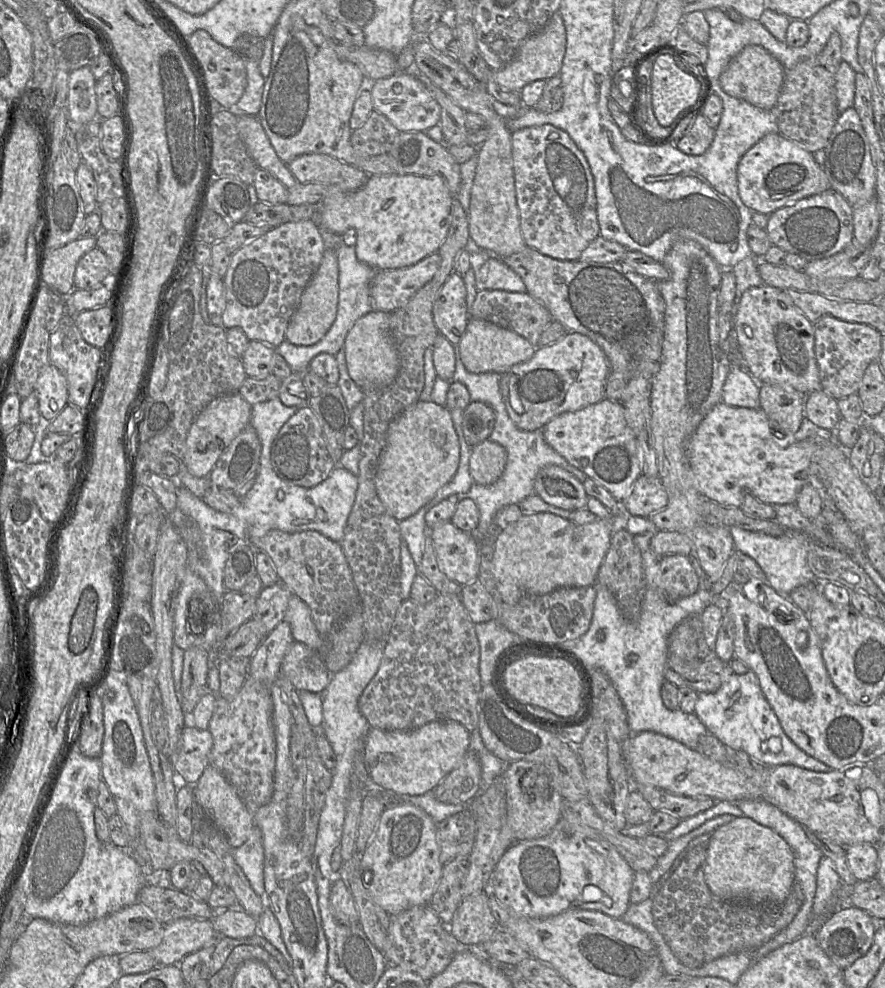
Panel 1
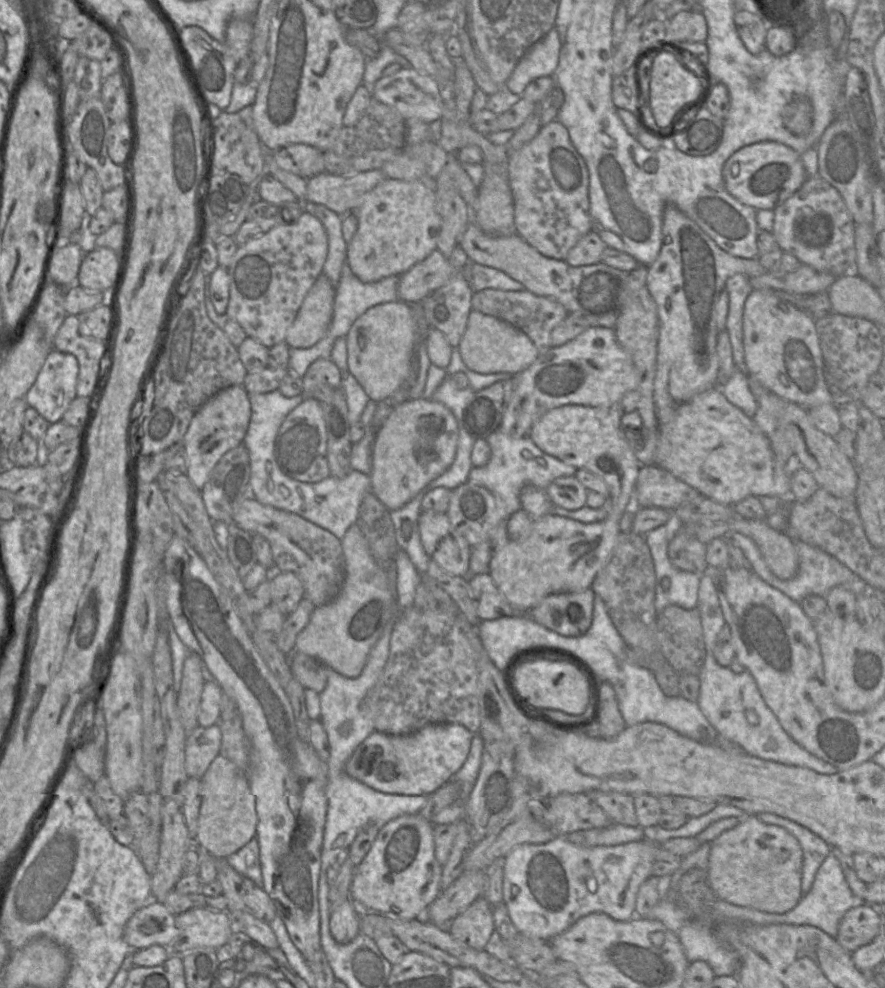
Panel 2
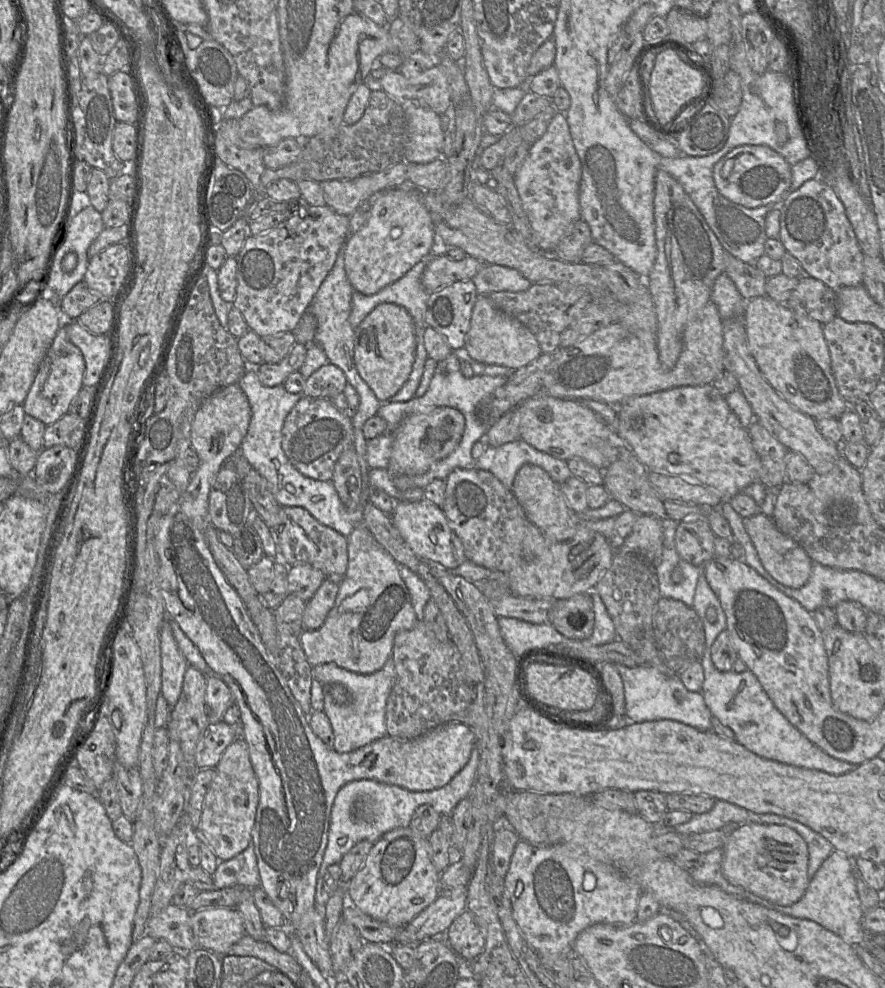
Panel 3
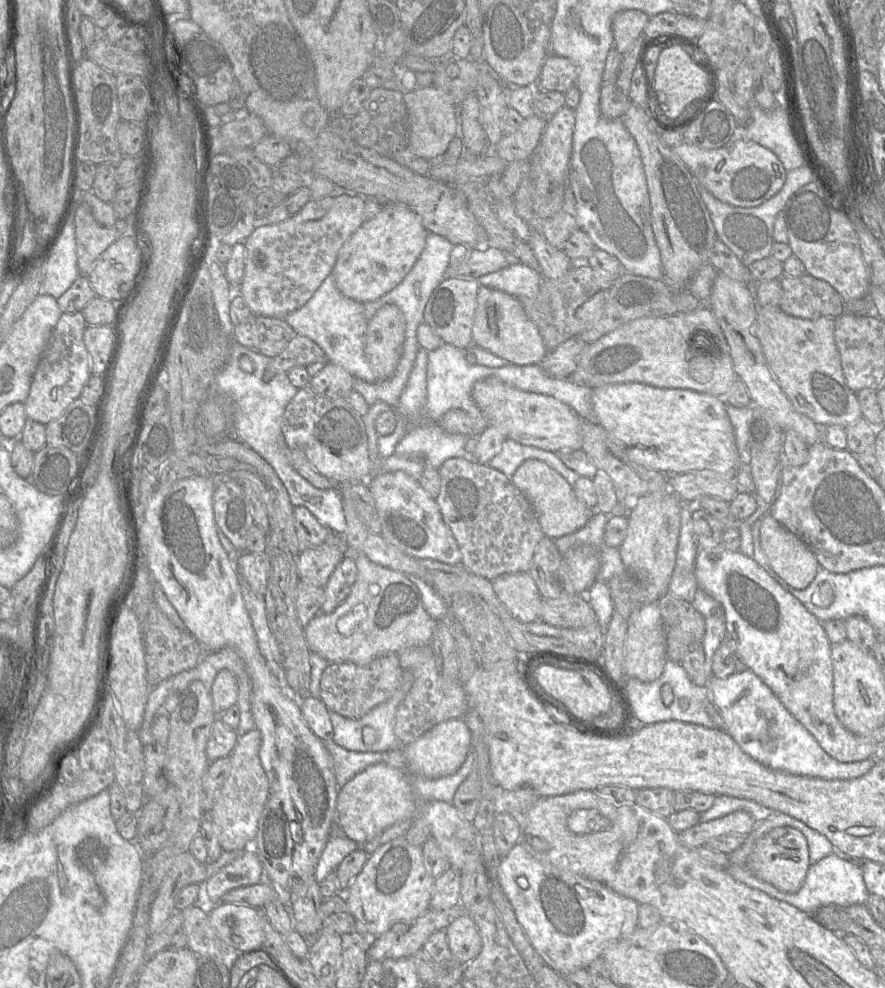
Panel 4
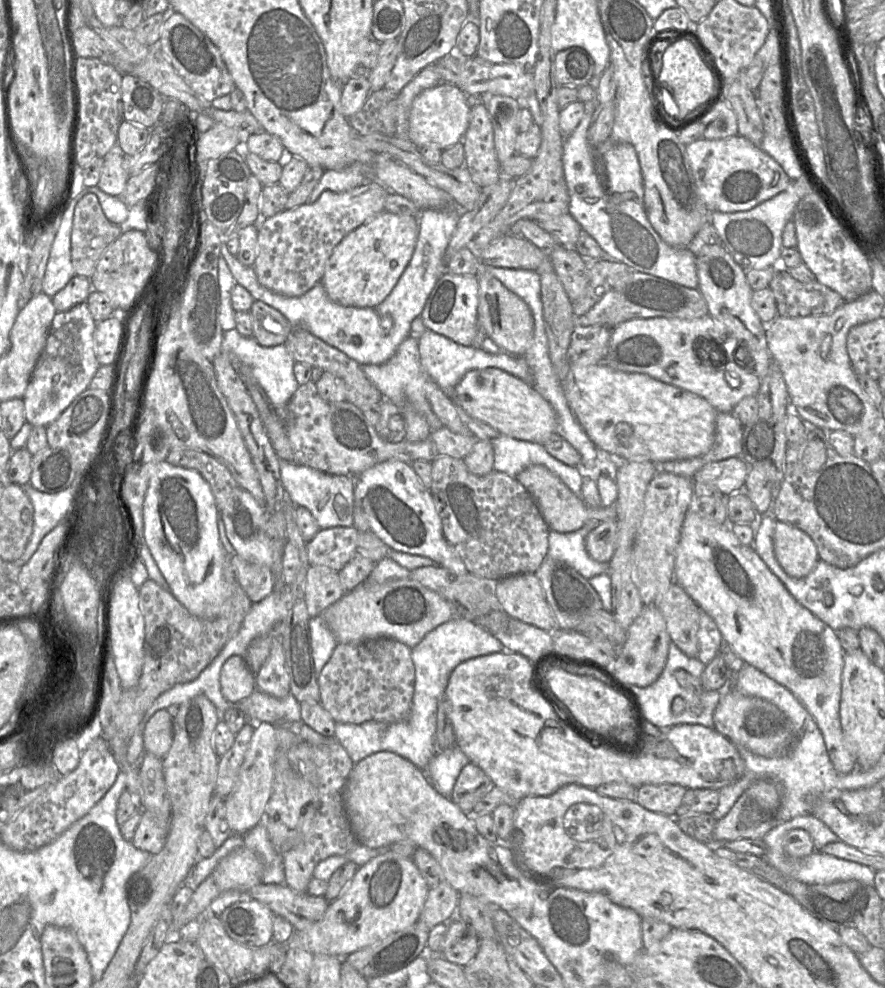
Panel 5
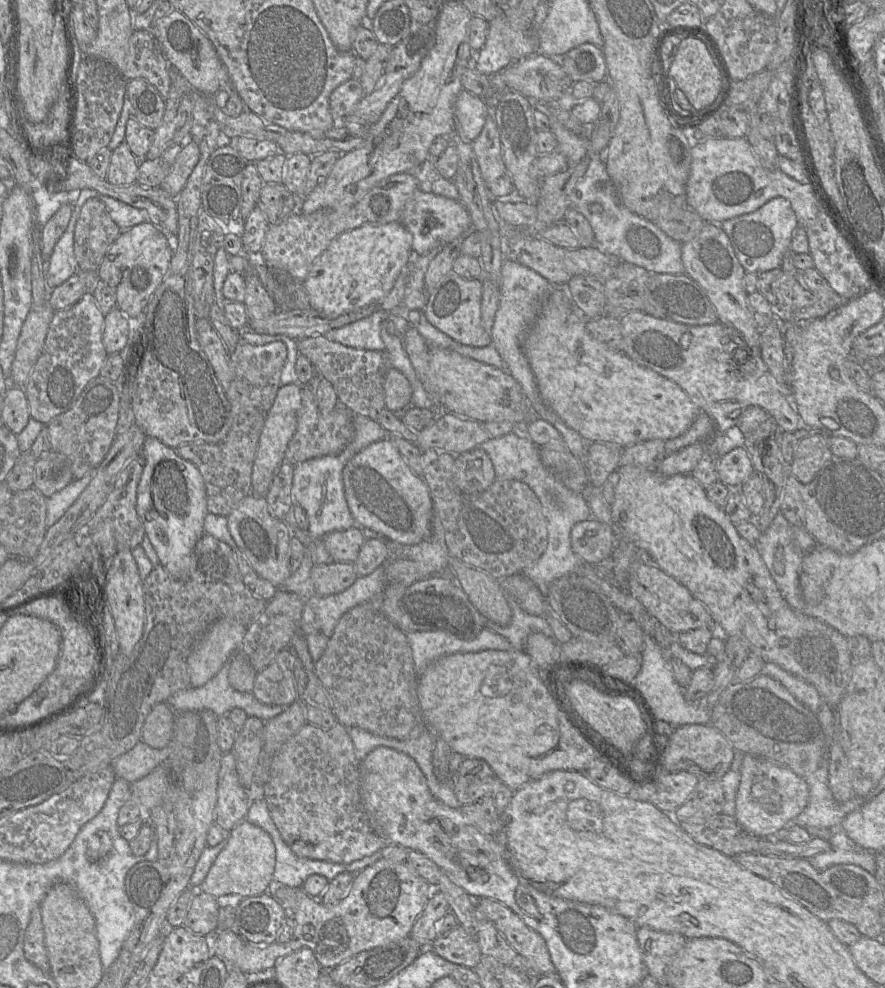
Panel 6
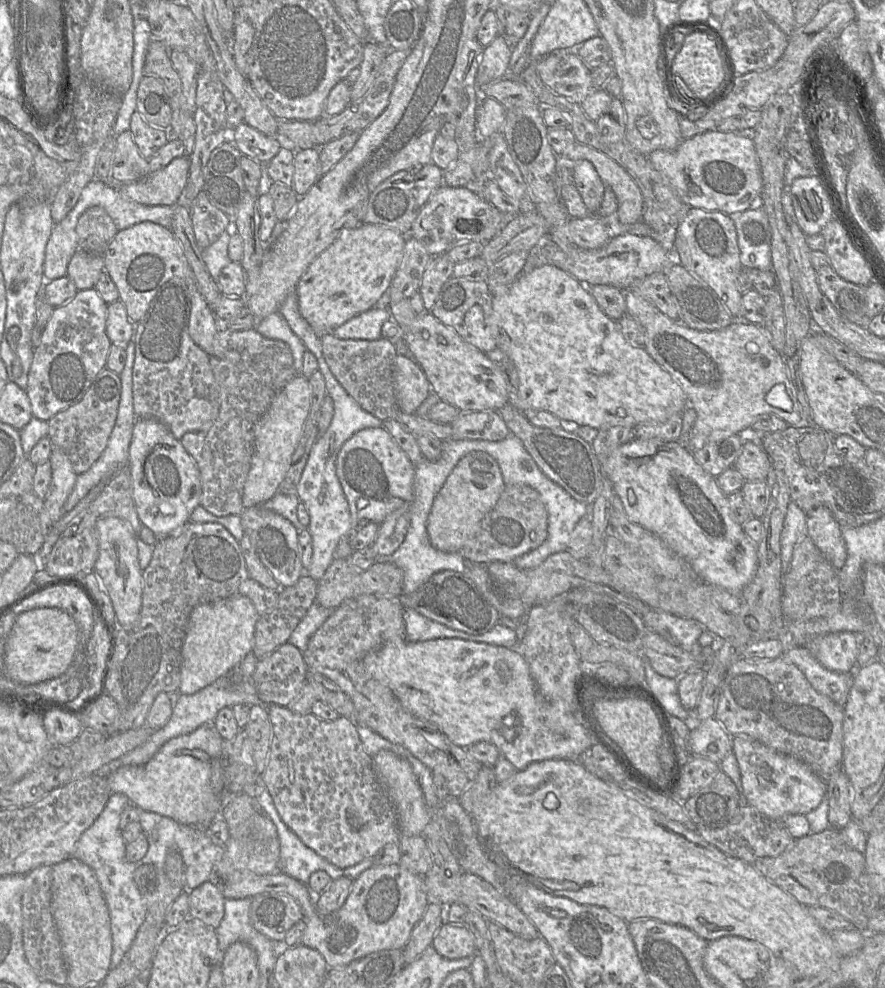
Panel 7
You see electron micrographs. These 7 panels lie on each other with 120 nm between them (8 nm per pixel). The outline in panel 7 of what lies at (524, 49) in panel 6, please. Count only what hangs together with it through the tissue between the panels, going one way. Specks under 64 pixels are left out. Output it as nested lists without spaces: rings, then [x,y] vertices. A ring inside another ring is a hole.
[[[500,35],[484,47],[476,73],[478,87],[507,76],[511,50],[509,43]]]

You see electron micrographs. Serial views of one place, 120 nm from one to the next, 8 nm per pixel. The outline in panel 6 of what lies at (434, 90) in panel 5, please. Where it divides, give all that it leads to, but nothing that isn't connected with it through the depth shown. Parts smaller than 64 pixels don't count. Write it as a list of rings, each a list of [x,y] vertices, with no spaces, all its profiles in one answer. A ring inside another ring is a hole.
[[[463,89],[456,98],[454,115],[456,130],[465,141],[473,141],[479,136],[489,114],[489,107],[480,97]]]

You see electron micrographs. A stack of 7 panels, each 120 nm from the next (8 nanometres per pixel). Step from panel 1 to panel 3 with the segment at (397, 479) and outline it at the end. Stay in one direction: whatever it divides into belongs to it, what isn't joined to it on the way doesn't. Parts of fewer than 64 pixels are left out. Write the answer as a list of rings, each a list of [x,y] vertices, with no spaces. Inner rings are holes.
[[[439,407],[427,414],[407,416],[396,429],[387,470],[392,477],[416,476],[451,454],[465,429],[465,417],[453,407]]]

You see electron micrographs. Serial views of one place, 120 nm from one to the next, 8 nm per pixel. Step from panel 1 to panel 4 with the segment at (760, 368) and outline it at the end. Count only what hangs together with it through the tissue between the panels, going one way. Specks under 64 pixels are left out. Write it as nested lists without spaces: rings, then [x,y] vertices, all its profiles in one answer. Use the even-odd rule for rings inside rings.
[[[779,307],[758,308],[753,332],[759,340],[770,371],[795,411],[807,416],[819,427],[840,425],[846,428],[862,417],[862,411],[857,393],[845,381],[834,339],[835,320],[825,316],[814,320],[796,318]]]

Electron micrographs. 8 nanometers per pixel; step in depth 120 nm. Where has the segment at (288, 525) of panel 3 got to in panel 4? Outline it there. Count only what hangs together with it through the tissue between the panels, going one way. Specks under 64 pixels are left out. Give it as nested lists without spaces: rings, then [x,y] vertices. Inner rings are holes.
[[[295,506],[293,514],[300,552],[328,543],[338,547],[344,554],[349,553],[349,546],[344,536],[324,527],[306,507]]]

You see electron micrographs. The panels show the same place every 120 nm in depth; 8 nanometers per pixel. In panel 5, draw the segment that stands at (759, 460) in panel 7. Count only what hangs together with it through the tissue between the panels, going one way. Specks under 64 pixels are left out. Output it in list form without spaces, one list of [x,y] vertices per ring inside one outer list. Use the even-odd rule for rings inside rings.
[[[730,457],[704,465],[691,479],[711,484],[724,496],[729,496],[744,485],[748,468],[740,457]]]

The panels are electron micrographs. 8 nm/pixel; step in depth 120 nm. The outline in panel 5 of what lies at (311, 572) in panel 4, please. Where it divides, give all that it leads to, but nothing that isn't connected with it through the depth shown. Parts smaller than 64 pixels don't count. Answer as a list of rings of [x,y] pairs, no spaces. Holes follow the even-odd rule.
[[[353,525],[320,529],[306,543],[309,564],[341,570],[357,552],[358,532]]]

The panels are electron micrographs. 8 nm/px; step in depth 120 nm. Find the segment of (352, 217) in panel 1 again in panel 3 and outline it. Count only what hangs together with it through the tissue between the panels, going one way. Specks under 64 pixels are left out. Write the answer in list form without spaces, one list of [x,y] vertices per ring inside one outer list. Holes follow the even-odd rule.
[[[399,187],[385,190],[371,201],[371,213],[366,223],[346,240],[344,252],[347,278],[355,291],[365,295],[376,294],[401,279],[418,262],[428,257],[436,245],[446,247],[438,242],[431,215],[418,191]]]

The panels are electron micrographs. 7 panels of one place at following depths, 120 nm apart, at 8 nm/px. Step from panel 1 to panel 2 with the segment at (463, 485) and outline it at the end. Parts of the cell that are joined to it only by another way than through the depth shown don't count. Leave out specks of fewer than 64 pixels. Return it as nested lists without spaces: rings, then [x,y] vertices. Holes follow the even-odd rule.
[[[464,424],[460,428],[458,425],[458,430],[455,459],[452,465],[441,476],[432,480],[426,486],[426,494],[437,487],[445,487],[453,490],[468,481],[469,473],[473,467],[471,453],[476,440],[468,434]]]

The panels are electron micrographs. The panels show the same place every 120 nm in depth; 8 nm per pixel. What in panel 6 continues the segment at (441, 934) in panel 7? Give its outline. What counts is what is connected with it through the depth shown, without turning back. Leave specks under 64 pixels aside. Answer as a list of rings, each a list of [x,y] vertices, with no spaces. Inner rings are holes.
[[[461,925],[446,936],[437,937],[427,948],[431,948],[441,958],[466,968],[474,968],[482,956],[475,935]]]

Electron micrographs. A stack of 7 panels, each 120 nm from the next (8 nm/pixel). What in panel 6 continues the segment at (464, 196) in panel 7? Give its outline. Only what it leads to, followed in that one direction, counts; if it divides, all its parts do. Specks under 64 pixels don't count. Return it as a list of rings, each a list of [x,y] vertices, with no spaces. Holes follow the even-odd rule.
[[[417,189],[406,202],[400,222],[411,233],[414,255],[425,255],[474,230],[469,212],[460,200]]]

